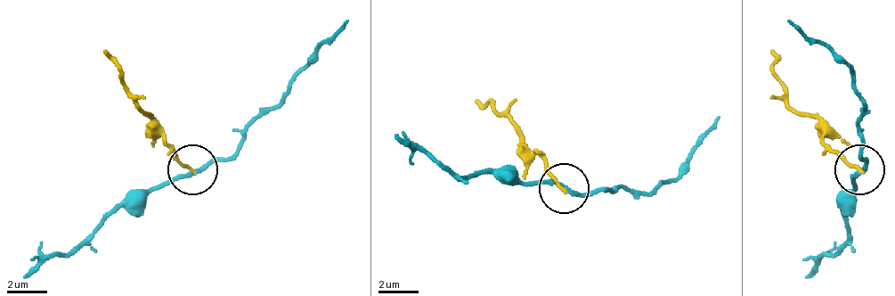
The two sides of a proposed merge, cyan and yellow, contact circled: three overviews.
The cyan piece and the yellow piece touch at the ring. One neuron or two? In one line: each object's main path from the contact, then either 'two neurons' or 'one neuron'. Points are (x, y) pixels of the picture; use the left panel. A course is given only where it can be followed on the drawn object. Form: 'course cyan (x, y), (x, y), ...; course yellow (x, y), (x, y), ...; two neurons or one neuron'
course cyan (194, 168), (229, 159), (348, 19); course yellow (194, 168), (134, 103), (104, 49); two neurons

